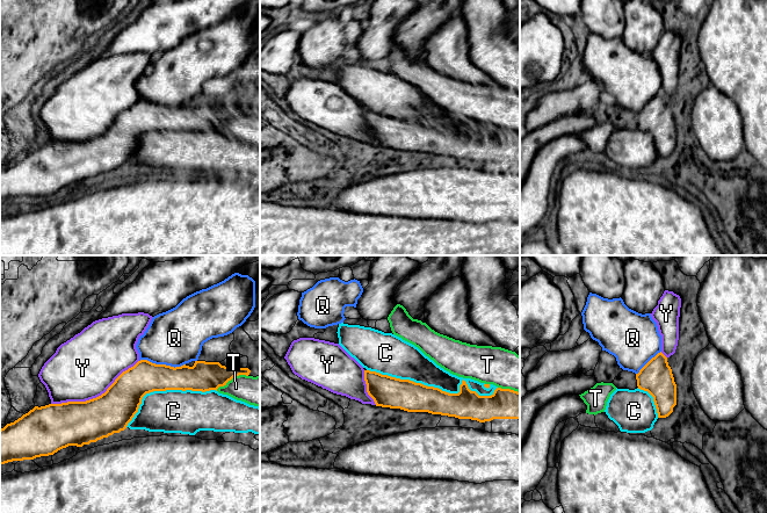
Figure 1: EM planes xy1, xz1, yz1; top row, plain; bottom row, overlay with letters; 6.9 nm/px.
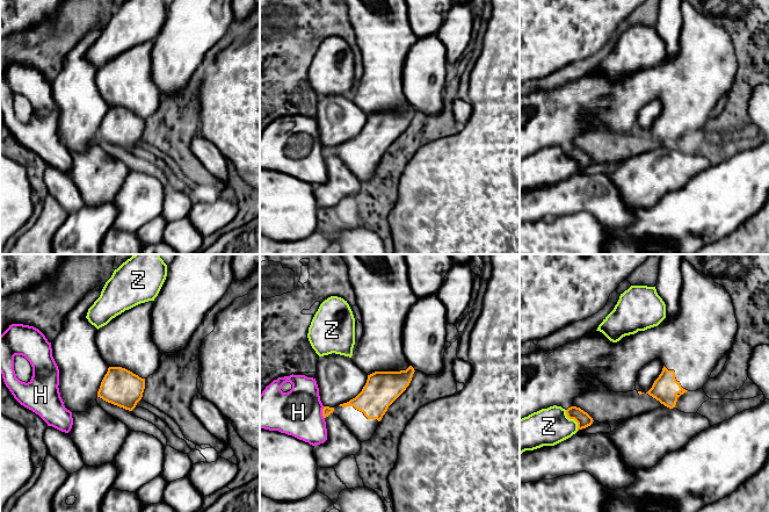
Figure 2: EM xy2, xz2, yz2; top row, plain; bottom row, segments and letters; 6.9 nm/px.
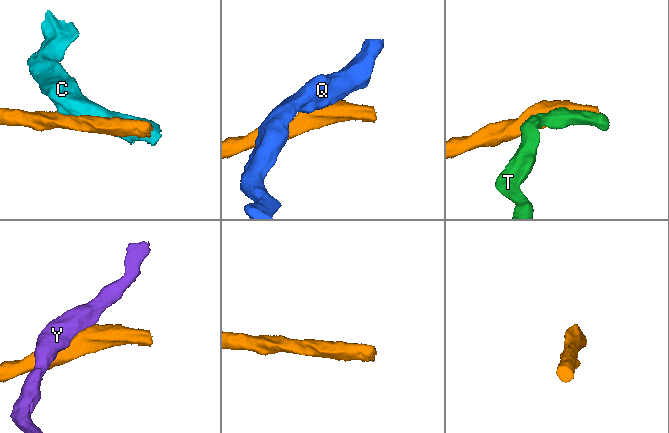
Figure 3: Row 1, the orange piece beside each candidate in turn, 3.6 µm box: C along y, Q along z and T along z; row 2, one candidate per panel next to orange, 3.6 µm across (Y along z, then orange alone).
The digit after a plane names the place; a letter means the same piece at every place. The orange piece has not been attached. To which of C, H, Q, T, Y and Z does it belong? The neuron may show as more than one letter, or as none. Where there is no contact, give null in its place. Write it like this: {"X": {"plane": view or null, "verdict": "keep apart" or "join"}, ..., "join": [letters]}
{"C": {"plane": "xz1", "verdict": "keep apart"}, "H": {"plane": "xz2", "verdict": "keep apart"}, "Q": {"plane": "xy1", "verdict": "keep apart"}, "T": {"plane": "xy1", "verdict": "keep apart"}, "Y": {"plane": "xy1", "verdict": "keep apart"}, "Z": {"plane": "yz2", "verdict": "keep apart"}, "join": []}

